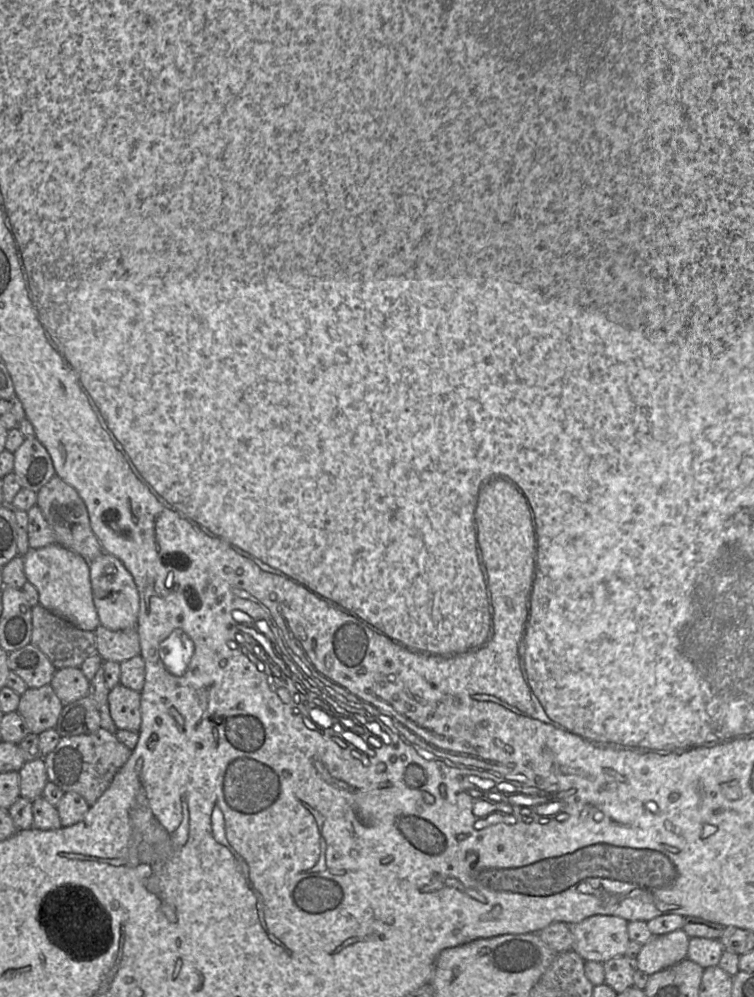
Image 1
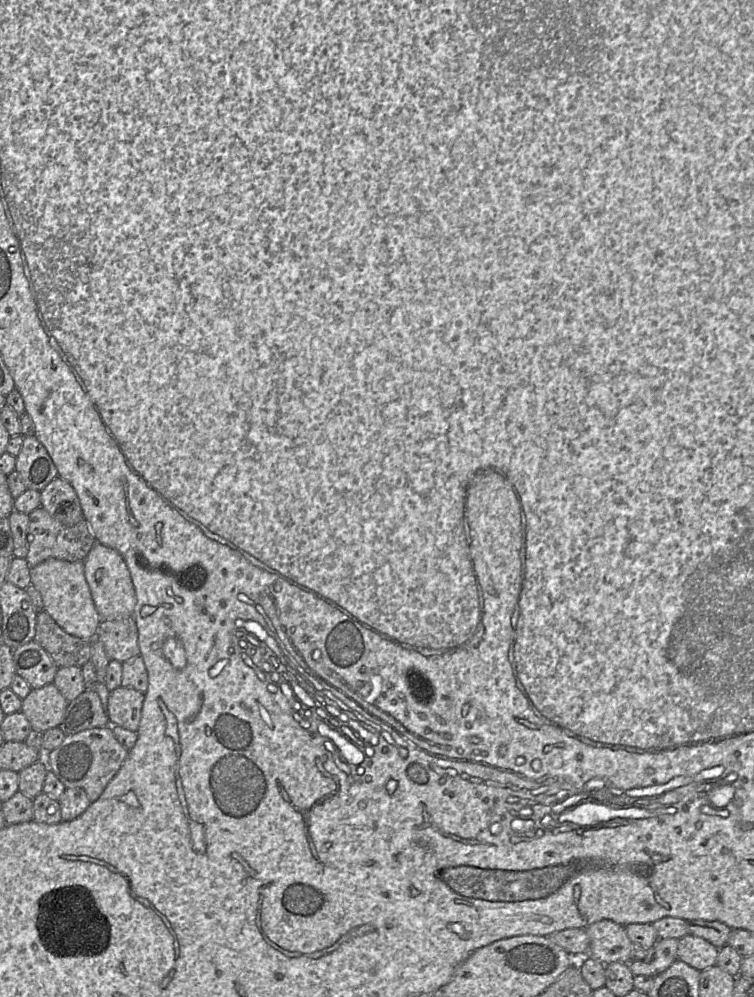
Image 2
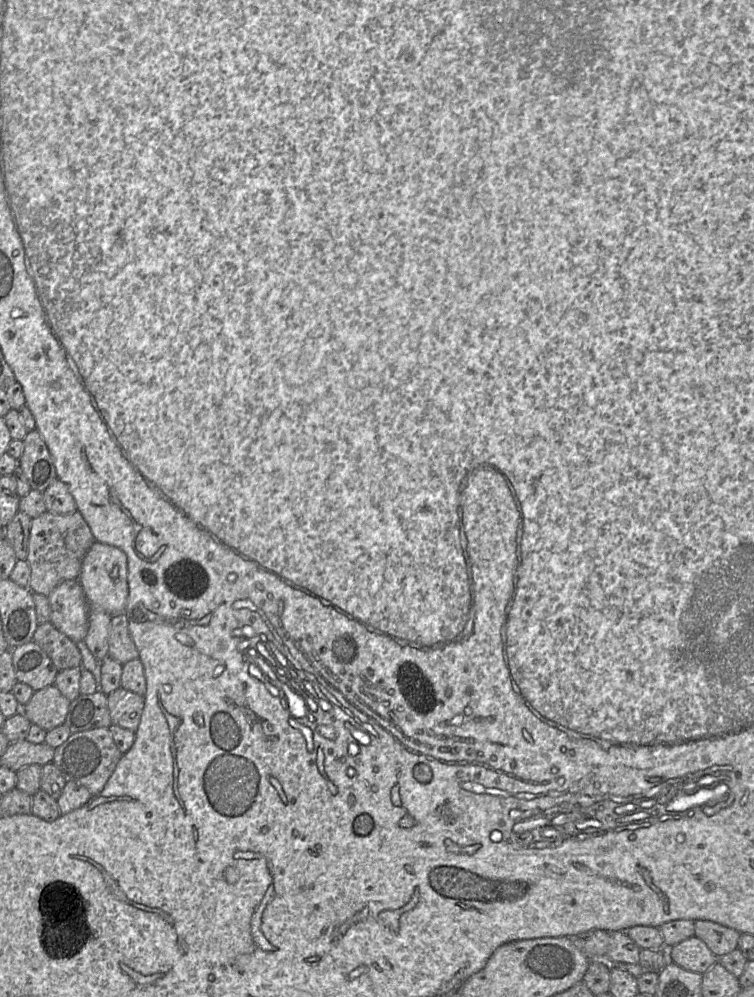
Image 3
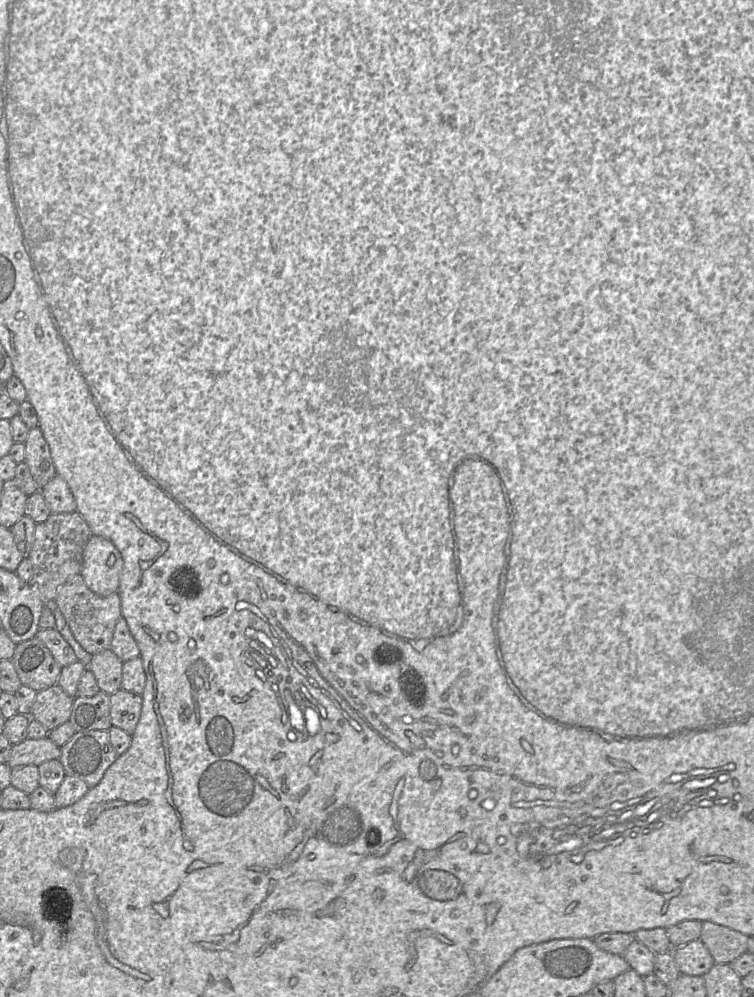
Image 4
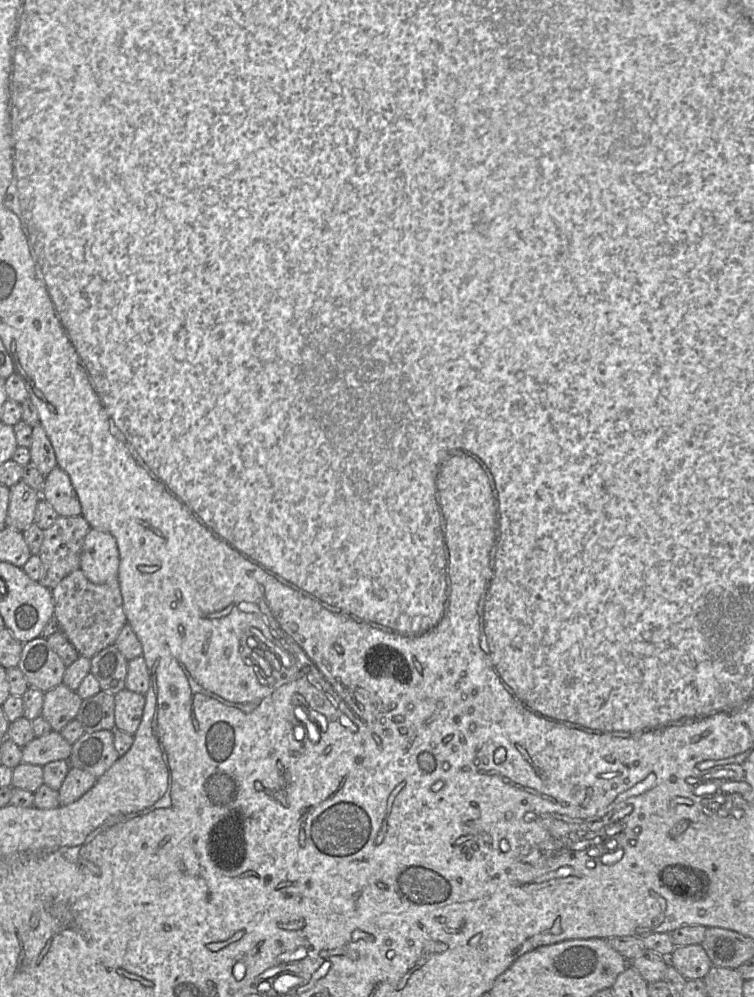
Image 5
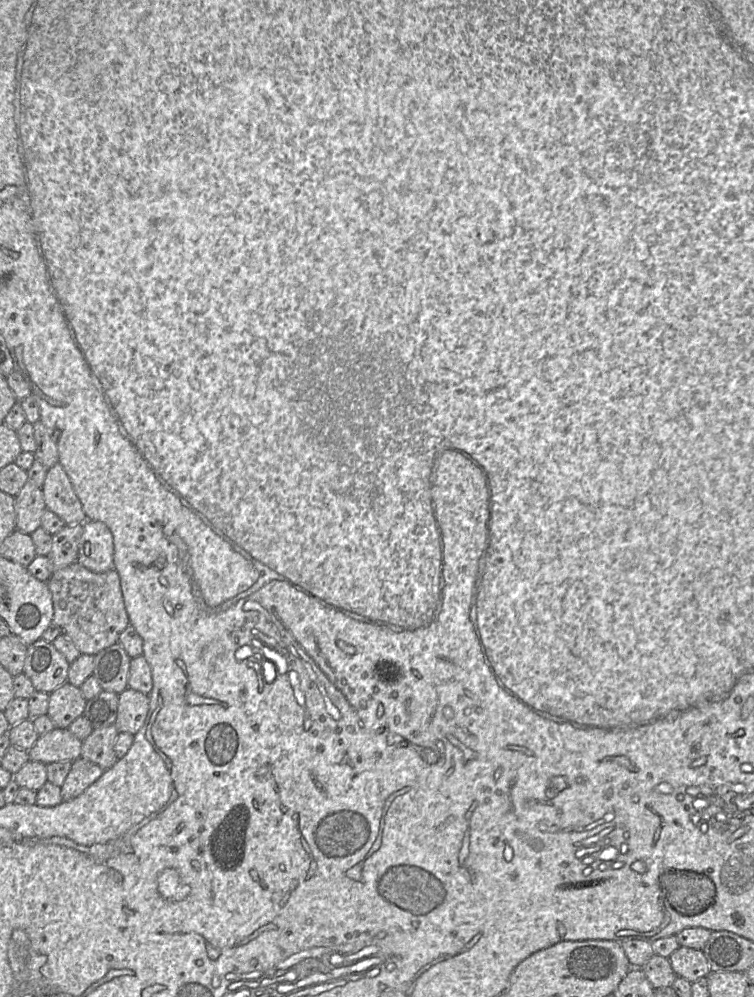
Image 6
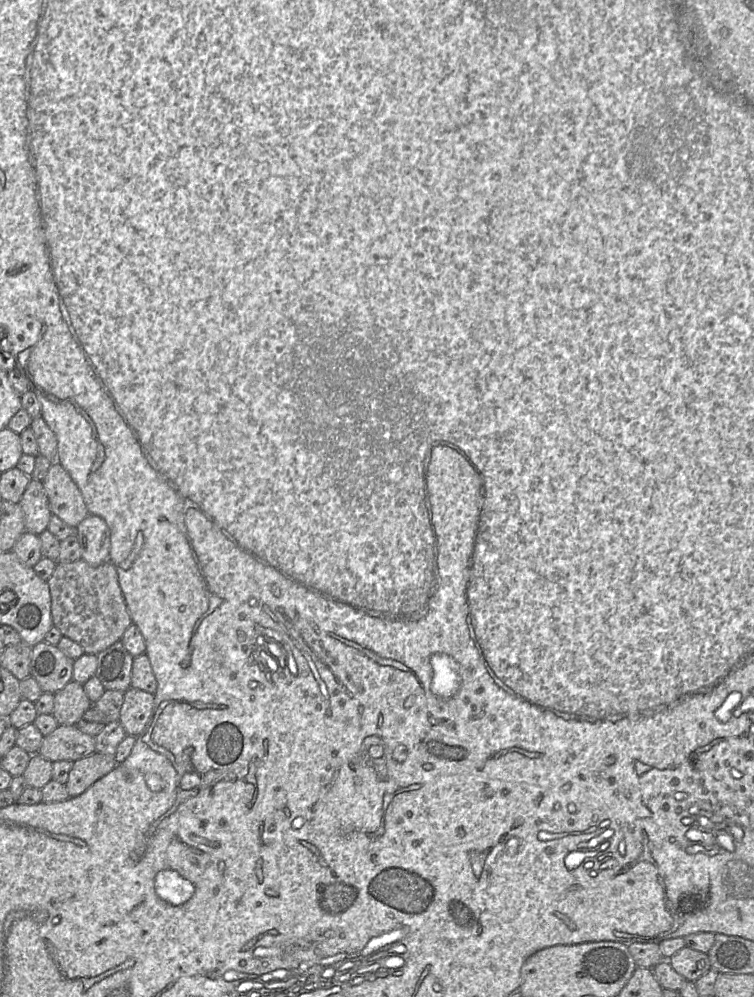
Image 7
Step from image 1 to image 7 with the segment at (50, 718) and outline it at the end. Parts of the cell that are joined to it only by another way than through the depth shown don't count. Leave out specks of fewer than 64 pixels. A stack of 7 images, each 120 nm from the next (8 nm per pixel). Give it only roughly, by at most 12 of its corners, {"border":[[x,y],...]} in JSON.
{"border":[[72,680],[54,694],[58,725],[76,725],[91,705]]}

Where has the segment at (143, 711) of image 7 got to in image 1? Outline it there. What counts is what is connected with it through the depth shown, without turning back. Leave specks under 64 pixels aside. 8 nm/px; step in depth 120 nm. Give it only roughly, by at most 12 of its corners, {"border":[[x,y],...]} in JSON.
{"border":[[120,683],[108,693],[117,729],[140,730],[141,695]]}

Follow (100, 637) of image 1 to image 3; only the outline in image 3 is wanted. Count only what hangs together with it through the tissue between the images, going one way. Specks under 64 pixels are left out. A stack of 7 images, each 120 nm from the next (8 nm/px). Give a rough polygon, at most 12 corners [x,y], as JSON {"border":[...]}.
{"border":[[124,612],[111,617],[108,655],[121,665],[139,657]]}

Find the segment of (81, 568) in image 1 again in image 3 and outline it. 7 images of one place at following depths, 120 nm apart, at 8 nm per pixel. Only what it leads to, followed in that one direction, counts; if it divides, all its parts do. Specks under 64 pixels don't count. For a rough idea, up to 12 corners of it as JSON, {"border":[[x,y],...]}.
{"border":[[78,580],[48,596],[50,623],[84,641],[89,603]]}

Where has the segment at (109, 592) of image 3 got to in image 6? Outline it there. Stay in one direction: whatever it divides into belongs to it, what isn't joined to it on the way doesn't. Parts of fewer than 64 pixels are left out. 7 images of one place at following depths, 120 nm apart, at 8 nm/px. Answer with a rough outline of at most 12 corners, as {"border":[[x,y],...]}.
{"border":[[83,523],[77,562],[95,573],[114,569],[106,524]]}

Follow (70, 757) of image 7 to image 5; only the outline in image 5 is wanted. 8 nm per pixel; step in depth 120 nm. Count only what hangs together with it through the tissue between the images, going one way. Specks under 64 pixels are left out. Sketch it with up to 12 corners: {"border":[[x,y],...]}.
{"border":[[52,730],[22,747],[22,763],[68,761],[72,745]]}

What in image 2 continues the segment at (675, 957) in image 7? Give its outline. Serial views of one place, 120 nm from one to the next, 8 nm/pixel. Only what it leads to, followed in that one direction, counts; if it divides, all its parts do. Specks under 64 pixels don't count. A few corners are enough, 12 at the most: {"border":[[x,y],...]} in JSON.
{"border":[[700,936],[678,940],[677,959],[703,971],[719,948]]}

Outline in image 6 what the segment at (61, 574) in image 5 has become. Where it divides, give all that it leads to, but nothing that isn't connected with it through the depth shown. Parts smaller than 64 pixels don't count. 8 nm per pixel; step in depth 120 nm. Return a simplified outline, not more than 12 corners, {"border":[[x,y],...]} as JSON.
{"border":[[83,524],[52,535],[53,572],[77,562]]}

